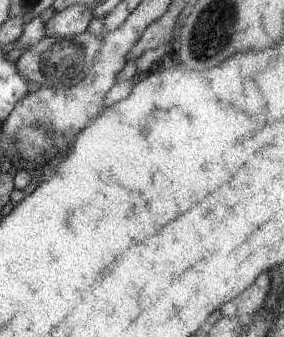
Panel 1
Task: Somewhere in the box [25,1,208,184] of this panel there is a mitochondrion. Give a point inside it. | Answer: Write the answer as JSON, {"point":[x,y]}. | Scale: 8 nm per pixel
{"point":[59,64]}

